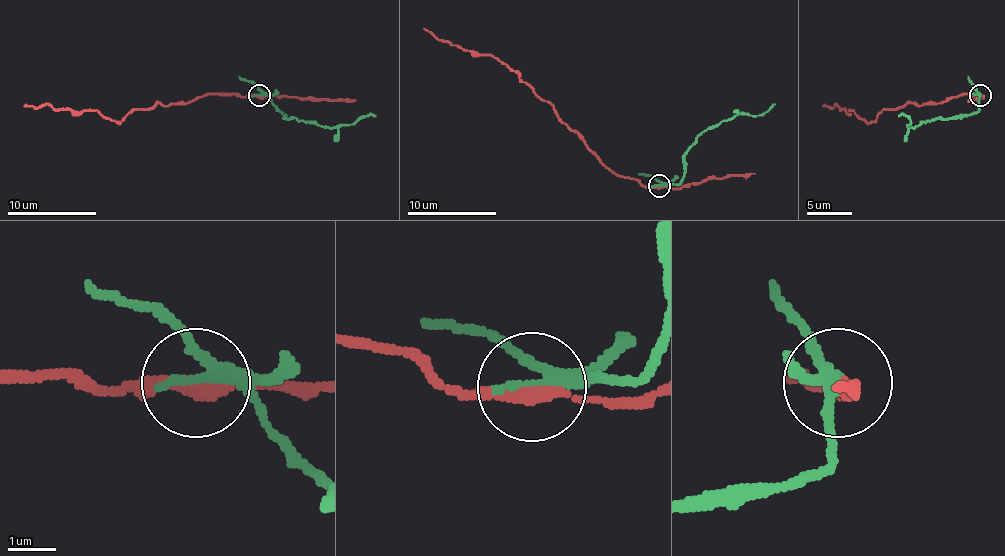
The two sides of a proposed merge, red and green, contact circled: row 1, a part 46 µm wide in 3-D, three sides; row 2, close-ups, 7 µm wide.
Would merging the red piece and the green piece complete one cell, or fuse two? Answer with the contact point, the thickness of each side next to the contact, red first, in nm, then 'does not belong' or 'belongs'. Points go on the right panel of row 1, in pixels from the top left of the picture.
place (980, 95); calibres 240 and 240 nm; does not belong

